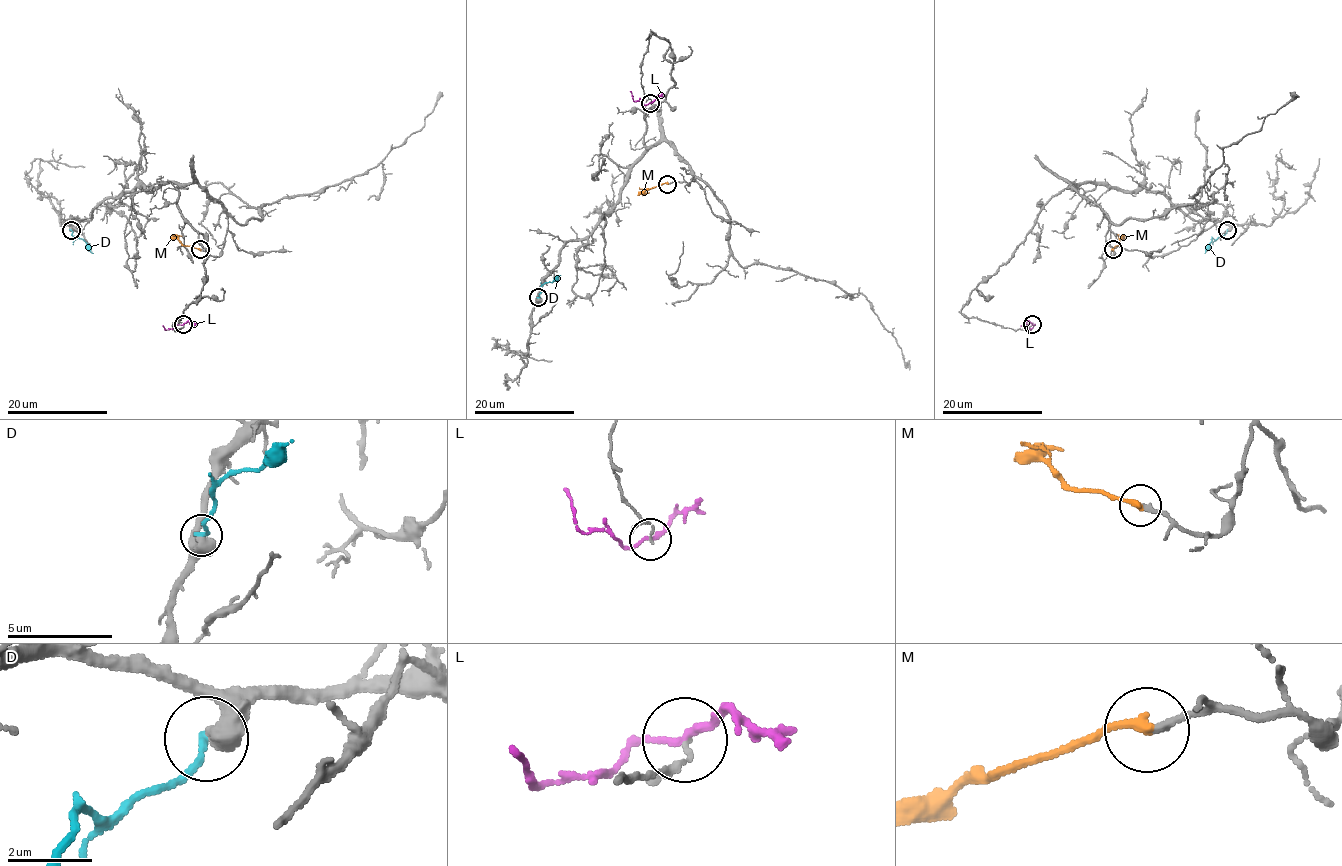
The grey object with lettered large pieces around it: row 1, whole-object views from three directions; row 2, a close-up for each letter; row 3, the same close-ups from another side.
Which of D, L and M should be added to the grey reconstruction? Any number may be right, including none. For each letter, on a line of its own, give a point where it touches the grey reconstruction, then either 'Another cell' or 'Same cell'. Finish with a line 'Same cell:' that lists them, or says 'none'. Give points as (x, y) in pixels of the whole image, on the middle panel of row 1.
D: Touches grey at (538, 297). Another cell
L: Touches grey at (650, 103). Another cell
M: Touches grey at (667, 184). Same cell
Same cell: M

